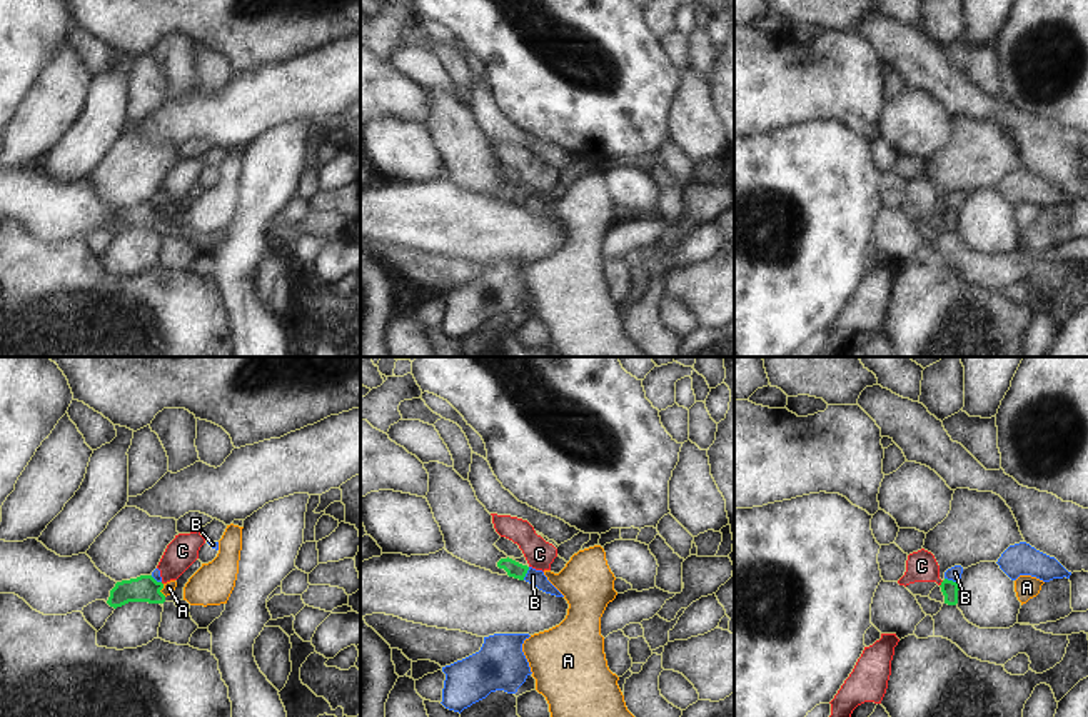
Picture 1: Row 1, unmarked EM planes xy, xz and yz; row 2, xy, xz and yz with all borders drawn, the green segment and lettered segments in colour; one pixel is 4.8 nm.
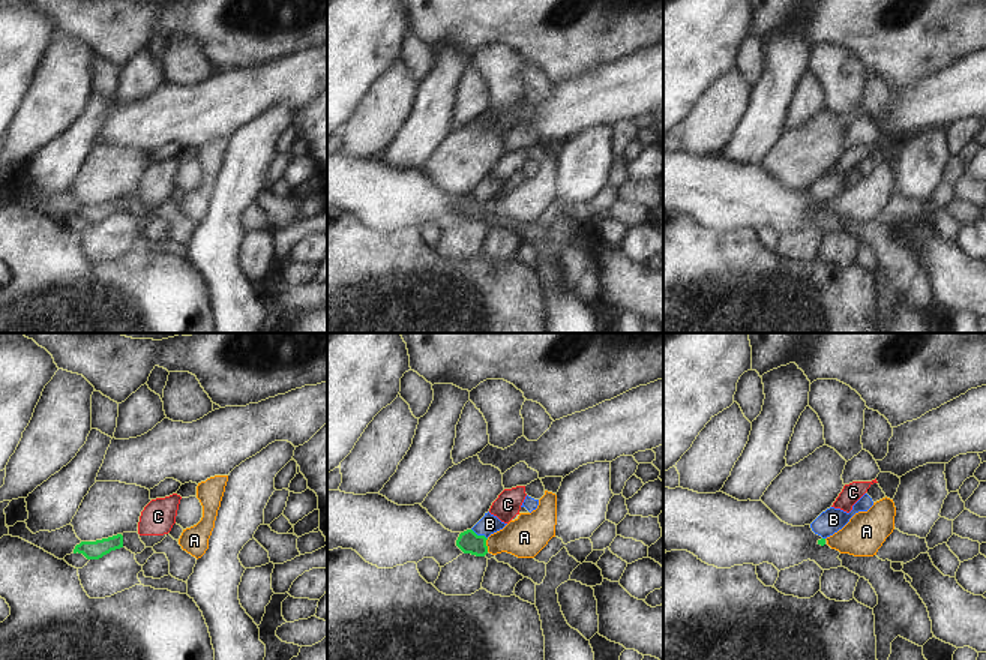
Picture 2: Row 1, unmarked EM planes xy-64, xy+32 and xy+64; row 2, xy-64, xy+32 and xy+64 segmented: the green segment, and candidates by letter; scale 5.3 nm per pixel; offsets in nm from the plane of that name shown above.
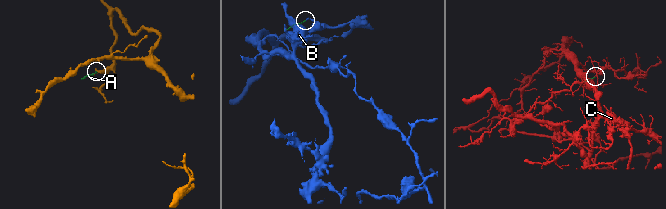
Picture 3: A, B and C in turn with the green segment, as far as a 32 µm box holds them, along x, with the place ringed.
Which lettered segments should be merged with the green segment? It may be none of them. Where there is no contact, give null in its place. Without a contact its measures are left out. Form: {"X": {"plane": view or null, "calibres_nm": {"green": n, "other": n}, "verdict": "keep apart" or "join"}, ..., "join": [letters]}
{"A": {"plane": "xy", "calibres_nm": {"green": 130, "other": 60}, "verdict": "join"}, "B": {"plane": "xz", "calibres_nm": {"green": 80, "other": 70}, "verdict": "keep apart"}, "C": {"plane": "yz", "calibres_nm": {"green": 80, "other": 150}, "verdict": "keep apart"}, "join": ["A"]}

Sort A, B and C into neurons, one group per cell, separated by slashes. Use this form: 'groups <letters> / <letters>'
groups A / B / C

